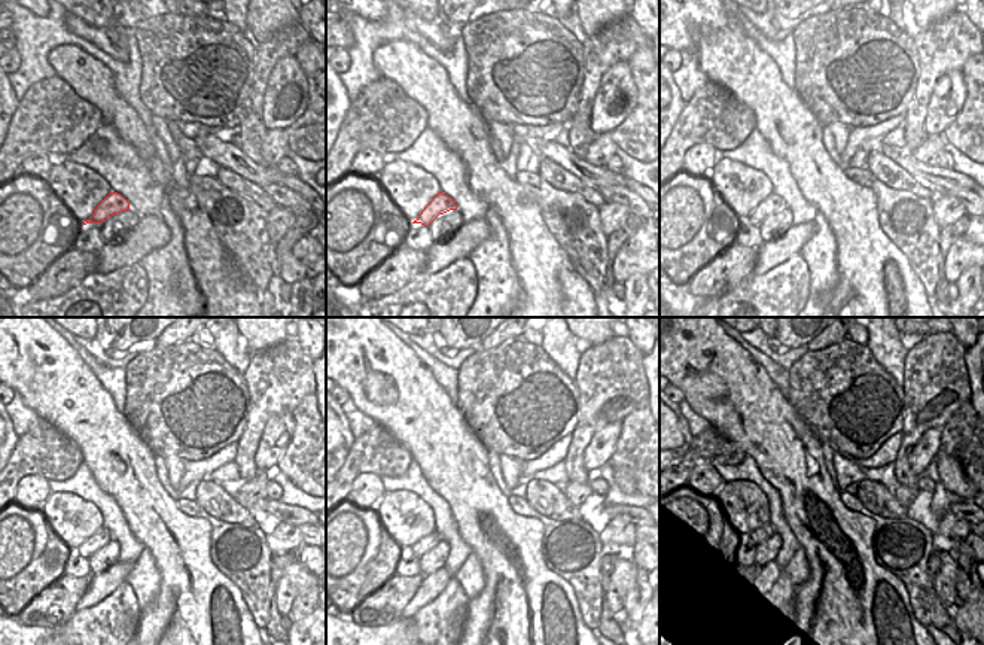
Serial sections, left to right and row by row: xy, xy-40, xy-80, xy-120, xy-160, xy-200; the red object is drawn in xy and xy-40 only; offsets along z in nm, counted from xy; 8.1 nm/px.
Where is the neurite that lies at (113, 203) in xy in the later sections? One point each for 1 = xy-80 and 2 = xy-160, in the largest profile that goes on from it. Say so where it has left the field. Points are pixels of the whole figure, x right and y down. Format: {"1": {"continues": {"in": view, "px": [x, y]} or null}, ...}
{"1": {"continues": {"in": "xy-80", "px": [771, 204]}}, "2": {"continues": {"in": "xy-160", "px": [430, 541]}}}

